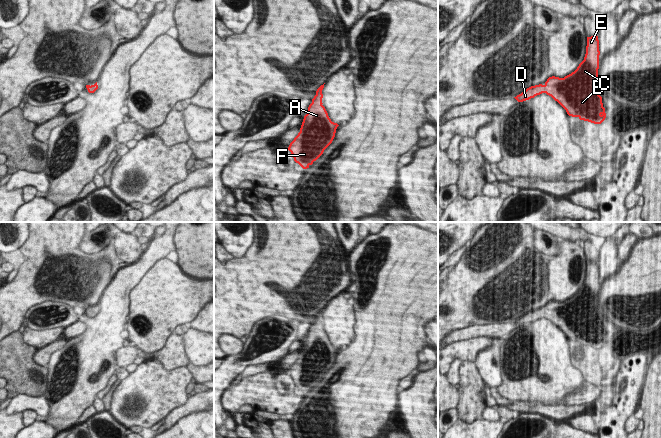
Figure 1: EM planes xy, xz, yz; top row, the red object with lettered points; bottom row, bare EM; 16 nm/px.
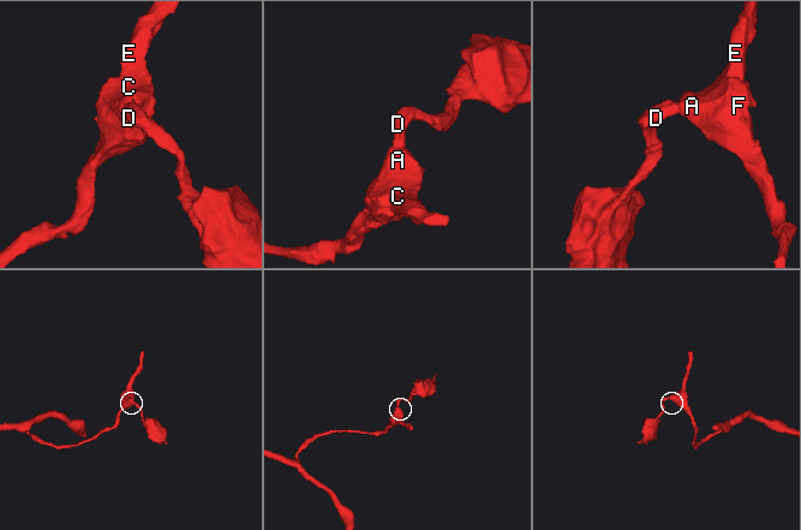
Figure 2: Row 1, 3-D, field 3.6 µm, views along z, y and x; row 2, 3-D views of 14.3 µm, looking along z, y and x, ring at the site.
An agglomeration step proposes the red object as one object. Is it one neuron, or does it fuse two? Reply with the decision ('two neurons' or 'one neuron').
one neuron

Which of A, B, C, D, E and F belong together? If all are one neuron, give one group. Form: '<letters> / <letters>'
A B C D E F

